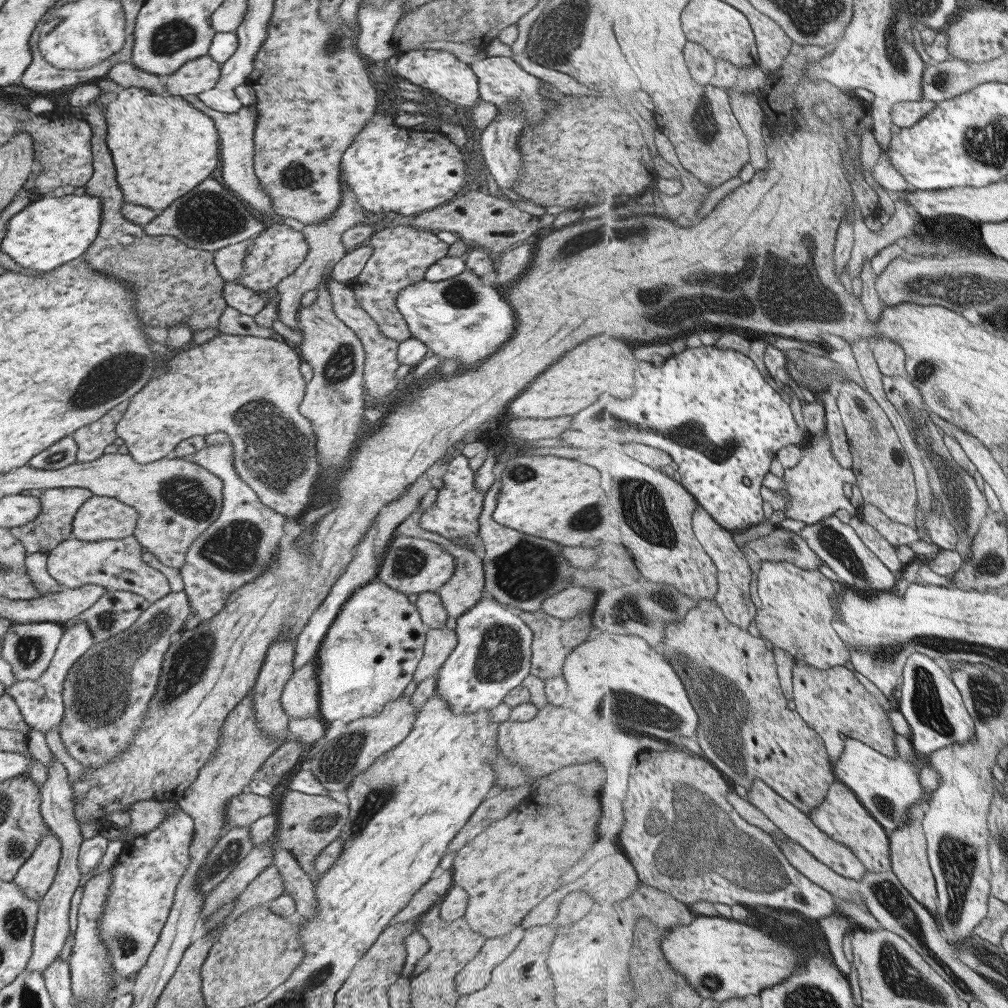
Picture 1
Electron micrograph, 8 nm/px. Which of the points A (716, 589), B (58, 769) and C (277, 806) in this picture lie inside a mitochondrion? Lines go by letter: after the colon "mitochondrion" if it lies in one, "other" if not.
A: other
B: other
C: other

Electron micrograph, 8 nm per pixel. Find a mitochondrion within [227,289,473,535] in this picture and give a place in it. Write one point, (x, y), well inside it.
(341, 363)

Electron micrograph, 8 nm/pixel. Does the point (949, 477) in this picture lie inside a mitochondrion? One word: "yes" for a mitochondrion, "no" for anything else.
no

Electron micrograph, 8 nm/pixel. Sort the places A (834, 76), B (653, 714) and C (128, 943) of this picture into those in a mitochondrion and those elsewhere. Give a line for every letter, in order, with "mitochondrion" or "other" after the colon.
A: other
B: mitochondrion
C: mitochondrion

